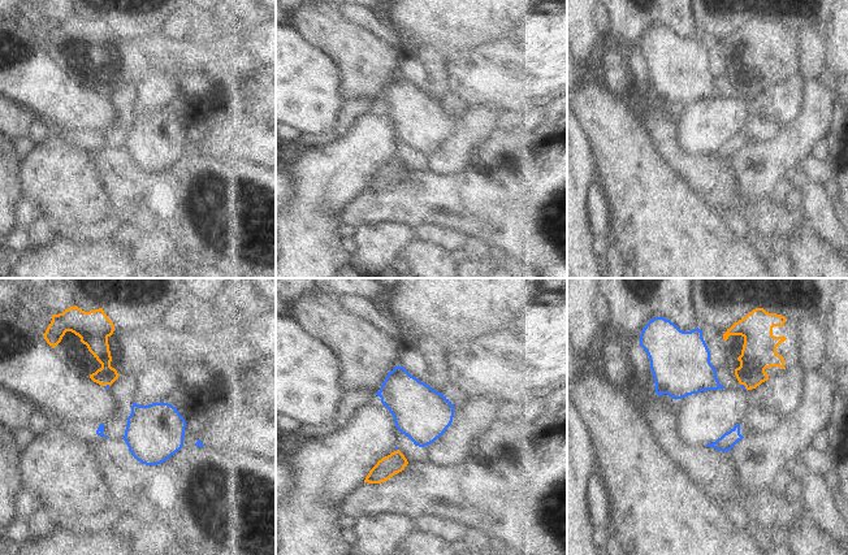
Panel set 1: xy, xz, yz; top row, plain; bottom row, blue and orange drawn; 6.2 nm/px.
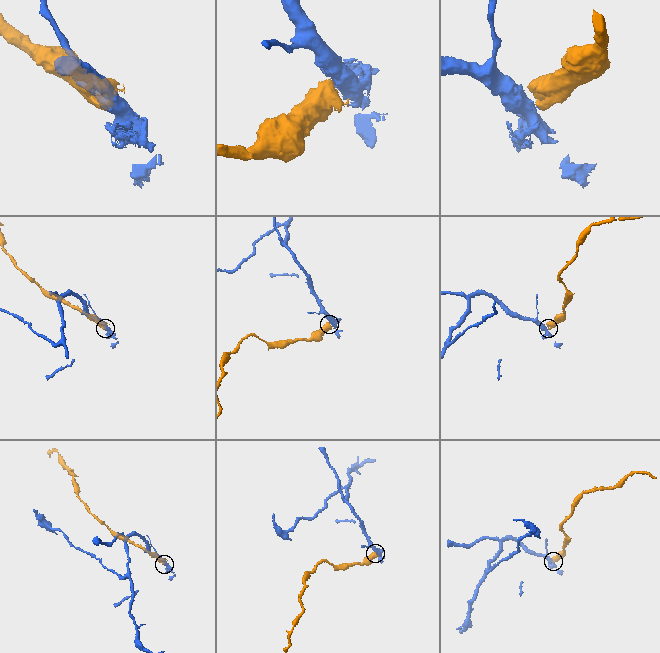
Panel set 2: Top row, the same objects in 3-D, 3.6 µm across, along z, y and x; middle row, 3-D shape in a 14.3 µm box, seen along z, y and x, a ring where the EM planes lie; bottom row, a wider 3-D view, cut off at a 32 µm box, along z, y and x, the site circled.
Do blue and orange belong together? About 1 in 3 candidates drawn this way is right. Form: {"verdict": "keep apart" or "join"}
{"verdict": "keep apart"}

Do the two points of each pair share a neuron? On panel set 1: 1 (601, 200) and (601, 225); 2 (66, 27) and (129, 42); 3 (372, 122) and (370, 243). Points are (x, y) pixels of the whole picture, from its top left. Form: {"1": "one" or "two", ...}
{"1": "one", "2": "one", "3": "two"}

